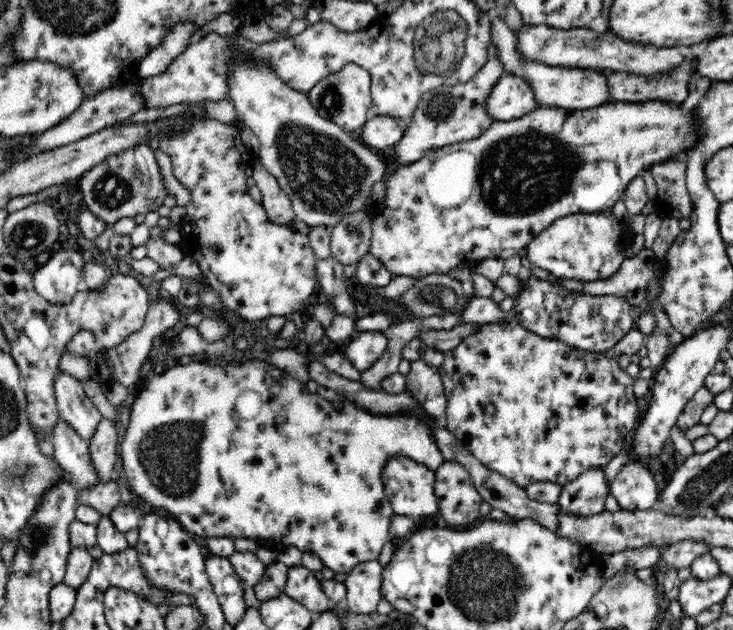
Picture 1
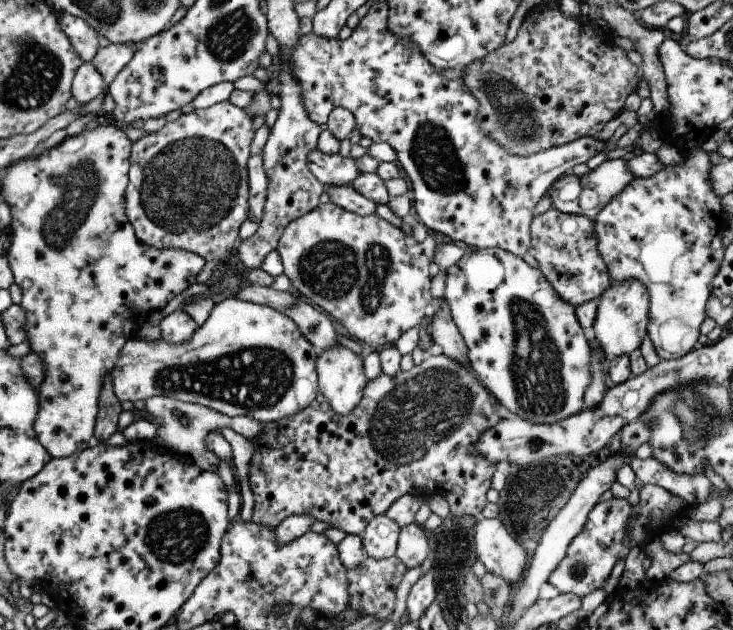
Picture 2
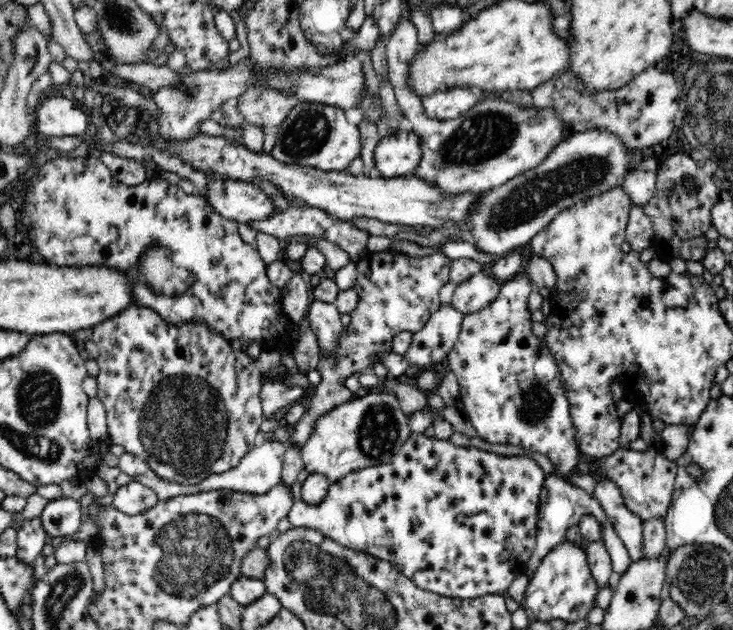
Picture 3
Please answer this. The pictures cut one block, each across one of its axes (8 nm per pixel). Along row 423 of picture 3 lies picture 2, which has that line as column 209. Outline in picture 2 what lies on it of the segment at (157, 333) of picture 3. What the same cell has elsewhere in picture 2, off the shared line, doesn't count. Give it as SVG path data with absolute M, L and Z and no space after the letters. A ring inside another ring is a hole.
M227 99L204 109L180 114L156 132L131 143L124 212L135 238L153 248L181 248L207 262L234 255L239 226L247 216L247 171L249 145L253 138L252 118Z

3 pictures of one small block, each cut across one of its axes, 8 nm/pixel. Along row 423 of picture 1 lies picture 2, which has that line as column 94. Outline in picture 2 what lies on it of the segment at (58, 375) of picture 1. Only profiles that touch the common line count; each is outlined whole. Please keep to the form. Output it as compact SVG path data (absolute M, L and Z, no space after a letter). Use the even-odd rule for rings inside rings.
M82 62L75 71L69 92L79 102L79 105L83 105L93 98L97 98L104 89L106 86L99 72L91 66L90 62Z

